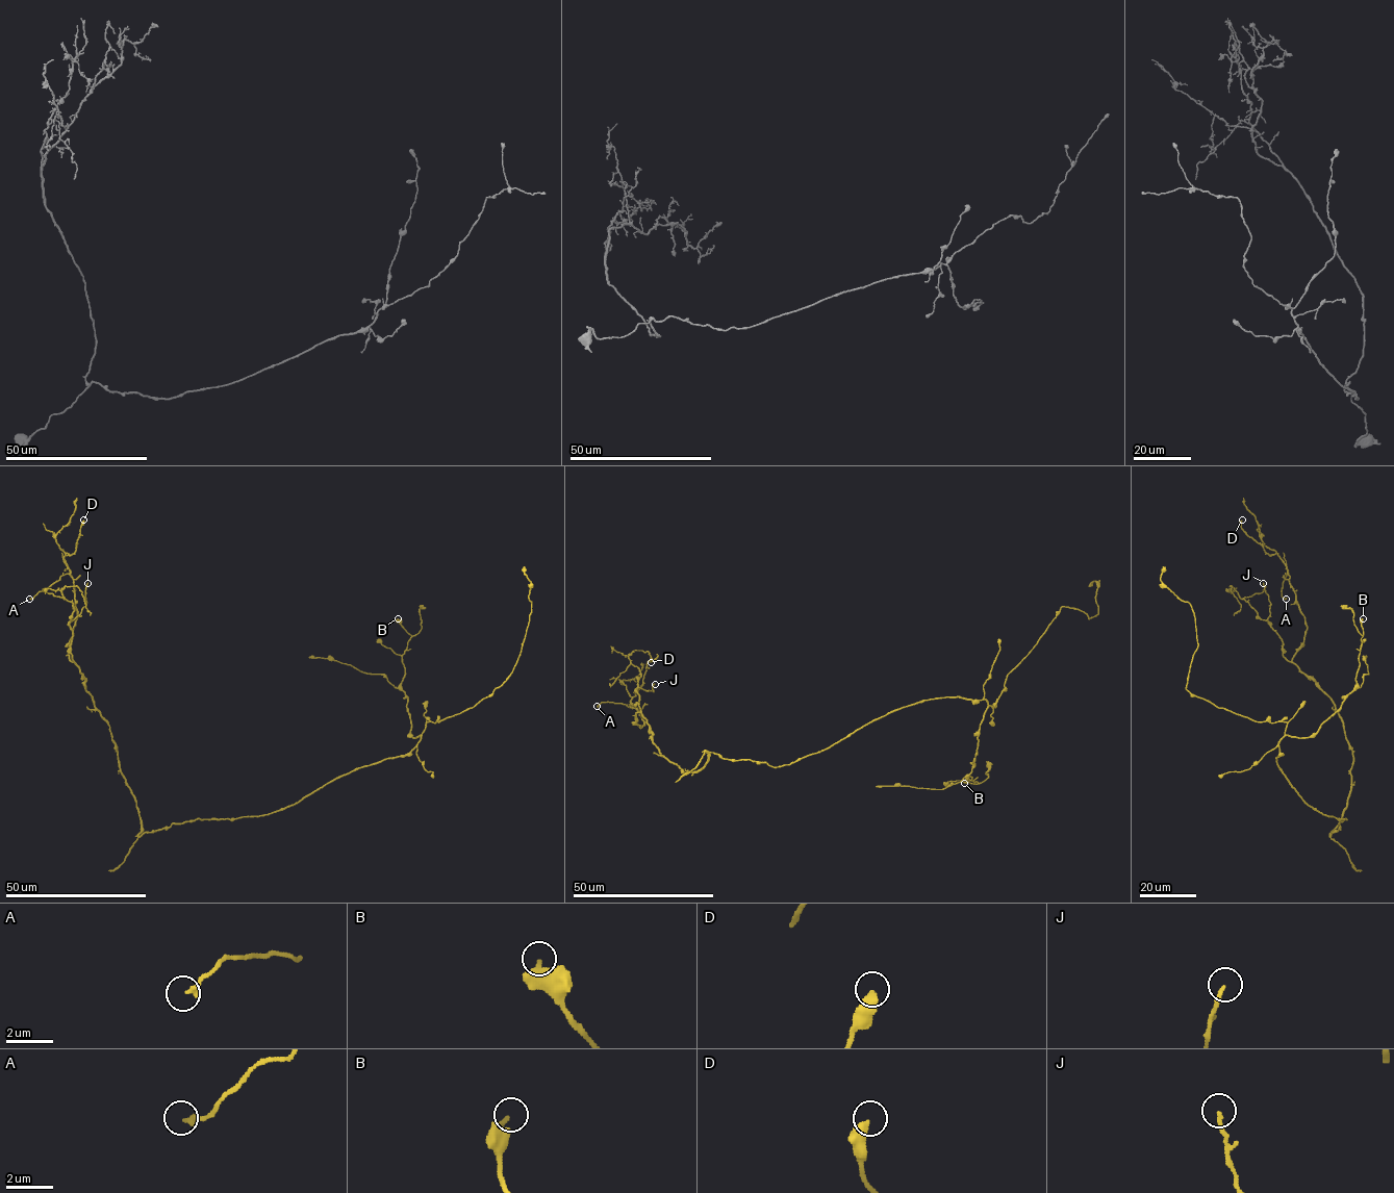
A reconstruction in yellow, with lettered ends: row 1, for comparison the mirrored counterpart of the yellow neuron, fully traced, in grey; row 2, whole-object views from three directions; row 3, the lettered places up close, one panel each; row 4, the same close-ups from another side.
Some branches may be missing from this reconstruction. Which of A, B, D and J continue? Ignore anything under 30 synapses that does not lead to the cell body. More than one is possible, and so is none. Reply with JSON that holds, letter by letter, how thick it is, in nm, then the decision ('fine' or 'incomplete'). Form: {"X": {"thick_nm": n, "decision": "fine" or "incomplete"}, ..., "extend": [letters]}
{"A": {"thick_nm": 190, "decision": "fine"}, "B": {"thick_nm": 400, "decision": "fine"}, "D": {"thick_nm": 440, "decision": "fine"}, "J": {"thick_nm": 140, "decision": "fine"}, "extend": []}

